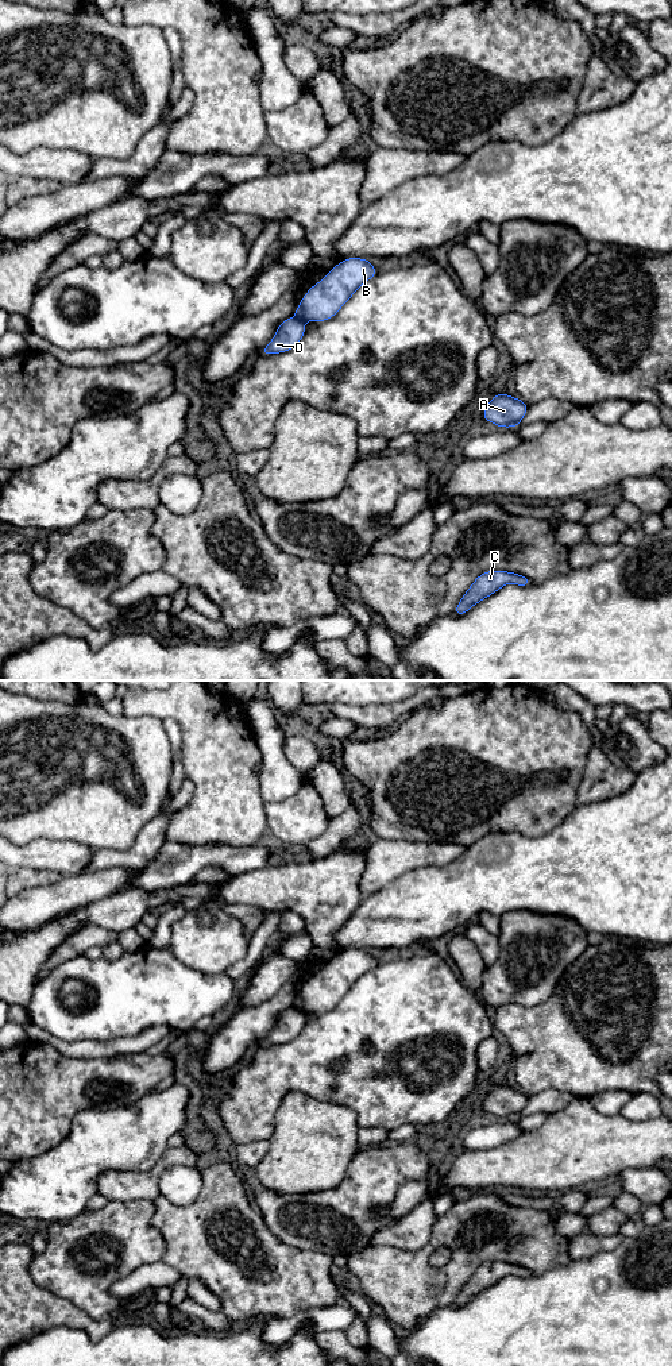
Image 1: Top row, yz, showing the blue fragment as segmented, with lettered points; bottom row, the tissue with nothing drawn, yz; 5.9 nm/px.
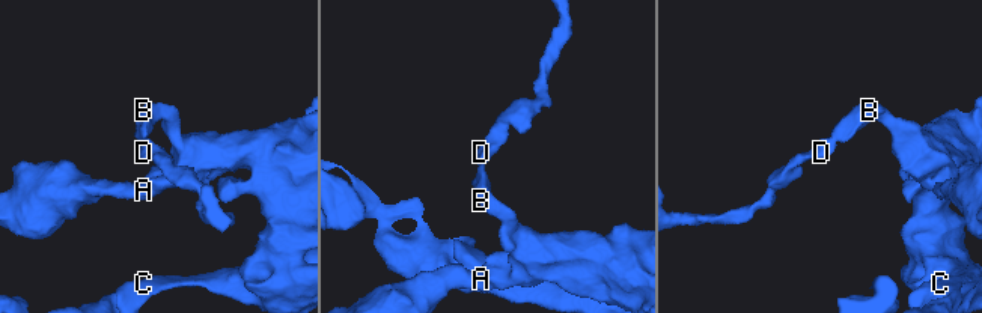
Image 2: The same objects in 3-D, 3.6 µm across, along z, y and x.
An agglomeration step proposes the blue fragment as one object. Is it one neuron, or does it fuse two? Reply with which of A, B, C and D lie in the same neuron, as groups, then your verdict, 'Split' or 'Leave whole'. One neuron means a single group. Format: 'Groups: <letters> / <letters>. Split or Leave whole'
Groups: A B C / D. Split

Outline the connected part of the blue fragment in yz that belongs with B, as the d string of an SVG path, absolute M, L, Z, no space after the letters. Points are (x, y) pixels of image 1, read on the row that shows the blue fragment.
M347 258L339 262L305 293L296 316L304 321L332 319L354 293L376 274L376 269L368 259Z

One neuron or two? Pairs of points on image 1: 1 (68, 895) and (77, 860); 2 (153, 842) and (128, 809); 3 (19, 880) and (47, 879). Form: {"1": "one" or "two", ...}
{"1": "two", "2": "two", "3": "one"}

